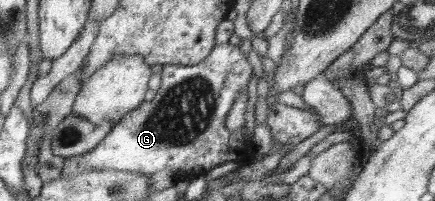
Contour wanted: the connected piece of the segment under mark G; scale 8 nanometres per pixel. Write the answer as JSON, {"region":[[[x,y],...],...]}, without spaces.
{"region":[[[222,20],[216,30],[216,41],[212,51],[199,64],[183,66],[161,65],[161,85],[153,100],[143,101],[118,123],[113,125],[111,132],[99,144],[85,154],[64,157],[63,176],[77,177],[86,171],[129,171],[141,172],[151,177],[156,172],[169,170],[176,180],[193,180],[211,171],[227,160],[247,164],[255,149],[250,138],[240,132],[227,130],[225,119],[229,109],[239,93],[246,92],[253,66],[247,61],[239,46],[231,45],[229,37],[234,33],[233,21]]]}

